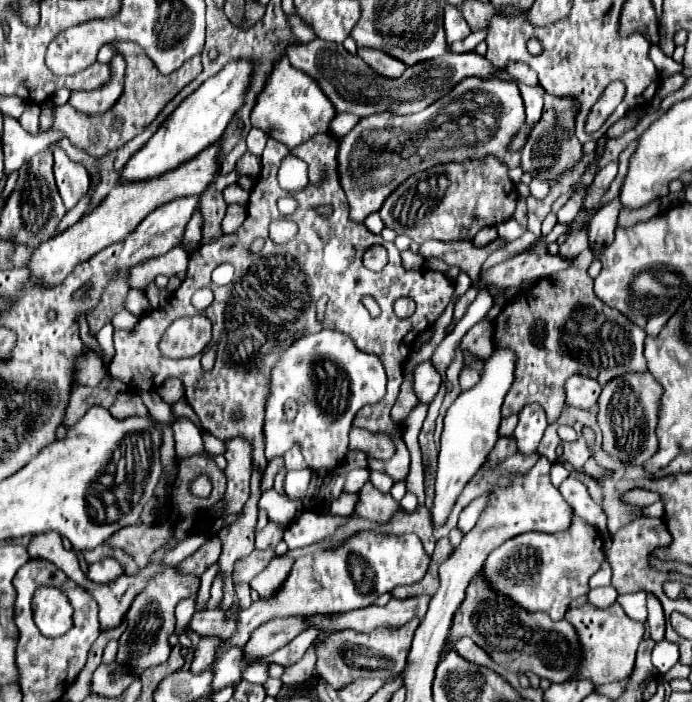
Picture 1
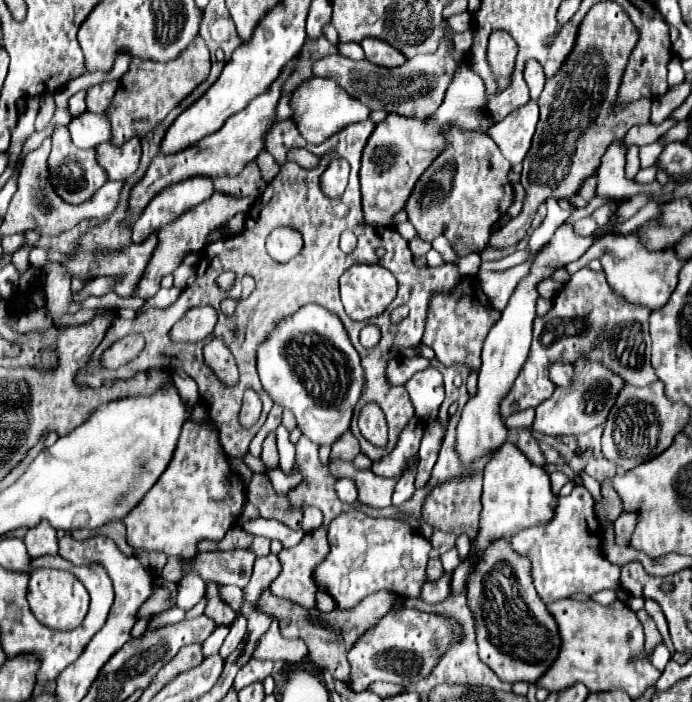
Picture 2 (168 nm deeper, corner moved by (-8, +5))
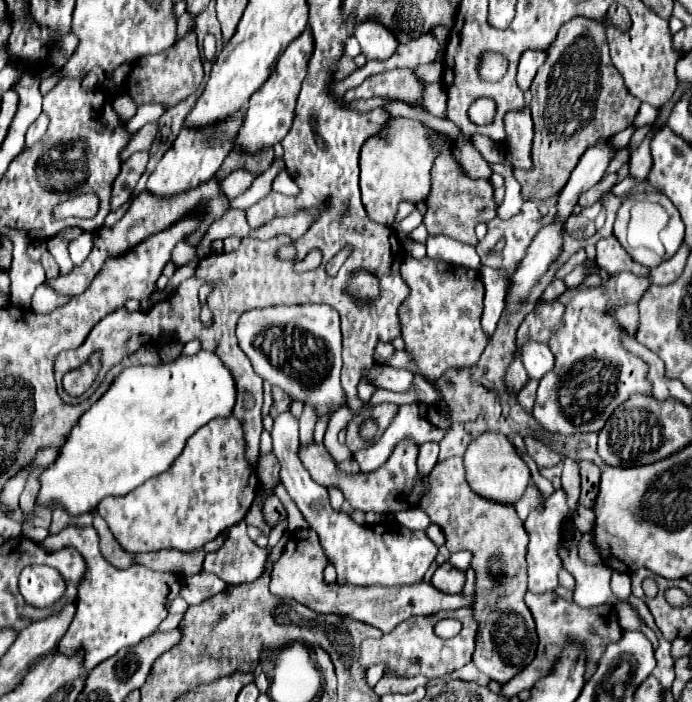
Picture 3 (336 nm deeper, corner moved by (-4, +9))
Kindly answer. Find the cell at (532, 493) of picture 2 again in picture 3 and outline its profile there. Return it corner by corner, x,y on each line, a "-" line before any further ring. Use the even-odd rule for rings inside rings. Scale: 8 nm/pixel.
484,432
478,438
474,438
468,444
468,450
464,454
464,468
466,468
466,480
470,488
484,496
492,498
496,502
508,502
516,504
516,500
524,494
528,482
530,482
530,470
516,452
514,444
500,432

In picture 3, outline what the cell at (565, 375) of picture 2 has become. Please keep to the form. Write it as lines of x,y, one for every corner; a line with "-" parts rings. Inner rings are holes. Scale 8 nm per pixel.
526,342
520,350
520,360
528,372
530,378
540,380
544,374
548,374
548,370
552,370
552,352
546,344
542,342

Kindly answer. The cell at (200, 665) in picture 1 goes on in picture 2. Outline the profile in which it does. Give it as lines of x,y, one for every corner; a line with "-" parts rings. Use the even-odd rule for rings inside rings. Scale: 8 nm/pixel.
274,554
268,556
260,556
256,558
254,564
254,574
248,582
248,586
242,590
244,592
244,600
250,604
256,604
262,596
262,592
270,586
270,582
280,574
280,562

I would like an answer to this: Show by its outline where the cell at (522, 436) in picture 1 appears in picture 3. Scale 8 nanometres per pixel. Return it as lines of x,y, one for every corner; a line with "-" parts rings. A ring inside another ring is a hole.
620,272
610,276
608,280
602,280
600,286
596,288
584,288
578,294
574,294
566,302
566,312
562,316
562,326
552,332
548,346
554,354
554,368
540,380
538,394
536,394
536,404
534,404
534,418
548,430
548,432
558,432
558,434
578,434
578,432
600,432
610,418
610,414
624,404
632,394
644,394
652,396
652,386
646,378
648,374
648,364
630,354
624,346
624,328
620,322
614,318
614,312
624,306
624,304
636,304
652,284
650,276
638,276
634,272
-
560,392
582,392
582,420
574,422
568,418
564,406
560,404

